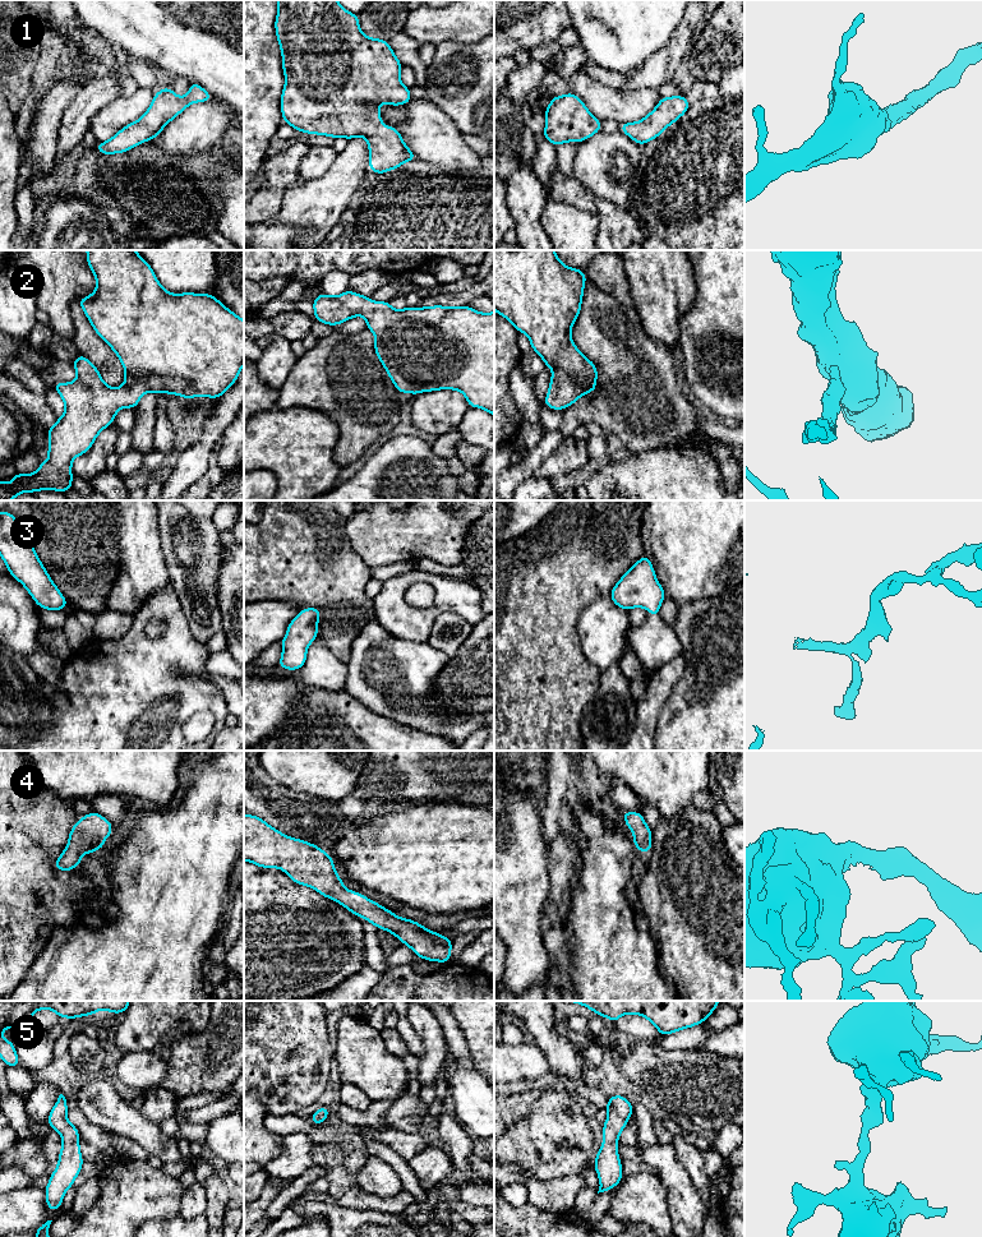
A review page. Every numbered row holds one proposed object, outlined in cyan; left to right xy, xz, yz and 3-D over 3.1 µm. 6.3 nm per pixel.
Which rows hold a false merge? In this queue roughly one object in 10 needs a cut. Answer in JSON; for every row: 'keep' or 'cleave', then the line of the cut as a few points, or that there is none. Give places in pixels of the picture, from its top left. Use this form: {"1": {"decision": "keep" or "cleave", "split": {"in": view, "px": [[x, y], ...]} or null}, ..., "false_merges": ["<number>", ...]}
{"1": {"decision": "keep", "split": null}, "2": {"decision": "keep", "split": null}, "3": {"decision": "keep", "split": null}, "4": {"decision": "keep", "split": null}, "5": {"decision": "keep", "split": null}, "false_merges": []}

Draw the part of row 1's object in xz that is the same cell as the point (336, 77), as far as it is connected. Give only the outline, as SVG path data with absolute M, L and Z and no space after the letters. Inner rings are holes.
M277 0L277 4L275 28L286 79L281 93L283 123L301 133L328 135L333 139L364 137L369 146L369 169L379 175L407 161L416 161L418 157L404 143L398 129L383 125L379 115L381 102L400 106L412 100L410 88L400 80L402 64L388 41L369 38L360 31L358 14L345 10L337 0Z

